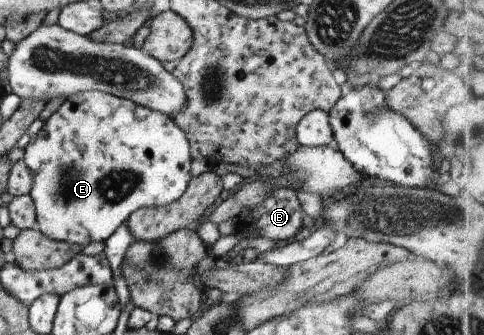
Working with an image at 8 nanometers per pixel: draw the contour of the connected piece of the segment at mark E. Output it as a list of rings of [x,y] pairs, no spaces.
[[[101,91],[67,97],[59,110],[31,136],[23,160],[32,172],[29,195],[36,208],[35,228],[51,240],[83,247],[90,242],[105,242],[137,209],[174,203],[192,179],[190,142],[173,118]]]

